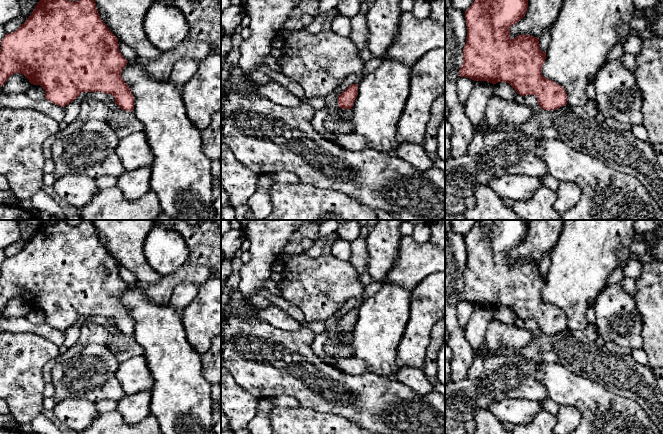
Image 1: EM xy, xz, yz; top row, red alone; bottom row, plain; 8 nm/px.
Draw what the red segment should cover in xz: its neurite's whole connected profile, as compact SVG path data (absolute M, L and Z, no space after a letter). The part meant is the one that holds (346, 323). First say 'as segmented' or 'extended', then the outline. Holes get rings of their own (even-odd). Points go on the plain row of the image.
as segmented | M358 308L349 310L338 320L338 329L341 333L352 333L358 318Z

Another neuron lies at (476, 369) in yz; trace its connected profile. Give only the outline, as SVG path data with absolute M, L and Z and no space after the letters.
M479 355L474 358L468 370L468 379L475 380L482 375L484 371L484 359L485 359L485 356L483 355Z

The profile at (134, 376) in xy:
M143 354L120 363L117 379L125 395L151 391L153 386L152 374Z

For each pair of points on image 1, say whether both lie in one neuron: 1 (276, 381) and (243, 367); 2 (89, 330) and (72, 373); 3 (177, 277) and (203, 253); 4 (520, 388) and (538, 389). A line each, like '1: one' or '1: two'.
1: one
2: two
3: one
4: one

